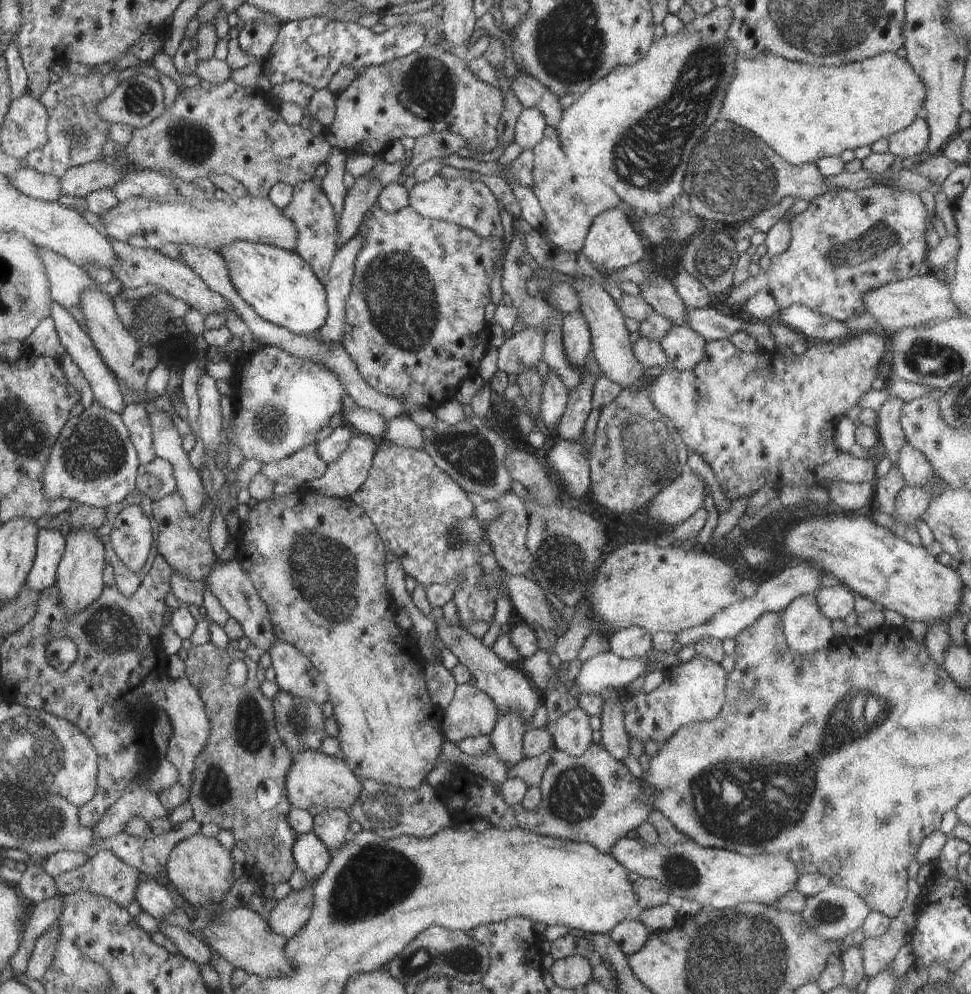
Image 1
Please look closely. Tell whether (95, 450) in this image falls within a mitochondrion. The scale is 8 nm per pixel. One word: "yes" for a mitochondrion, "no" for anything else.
yes

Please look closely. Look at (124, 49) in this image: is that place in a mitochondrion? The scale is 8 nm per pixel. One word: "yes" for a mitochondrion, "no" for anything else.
no

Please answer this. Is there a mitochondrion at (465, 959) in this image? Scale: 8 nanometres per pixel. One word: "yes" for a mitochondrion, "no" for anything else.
yes

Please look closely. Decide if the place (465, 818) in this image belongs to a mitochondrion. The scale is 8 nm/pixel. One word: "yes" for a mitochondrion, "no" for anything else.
no

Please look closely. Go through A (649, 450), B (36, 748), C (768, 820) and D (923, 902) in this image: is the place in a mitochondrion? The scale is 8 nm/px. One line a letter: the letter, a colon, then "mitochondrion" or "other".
A: mitochondrion
B: mitochondrion
C: mitochondrion
D: other

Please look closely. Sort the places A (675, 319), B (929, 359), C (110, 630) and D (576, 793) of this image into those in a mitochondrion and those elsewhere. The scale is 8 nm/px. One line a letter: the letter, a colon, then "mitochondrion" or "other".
A: other
B: mitochondrion
C: mitochondrion
D: mitochondrion

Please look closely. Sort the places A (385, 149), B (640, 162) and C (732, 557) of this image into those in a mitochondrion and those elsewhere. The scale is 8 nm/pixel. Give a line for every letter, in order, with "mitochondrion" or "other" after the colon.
A: other
B: mitochondrion
C: other

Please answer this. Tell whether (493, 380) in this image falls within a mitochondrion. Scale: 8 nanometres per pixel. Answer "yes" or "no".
no

